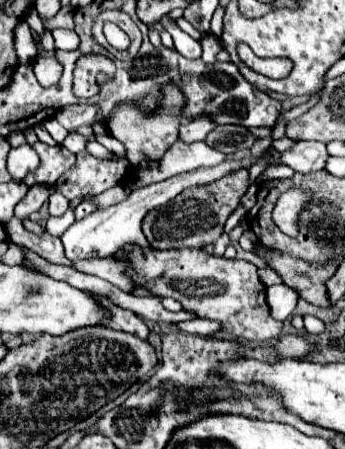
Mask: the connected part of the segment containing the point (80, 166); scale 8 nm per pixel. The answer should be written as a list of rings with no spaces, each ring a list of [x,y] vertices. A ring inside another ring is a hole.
[[[81,151],[77,153],[75,165],[59,177],[57,191],[69,201],[85,195],[97,195],[125,181],[129,169],[131,165],[127,159],[107,161],[93,157],[89,151]]]

